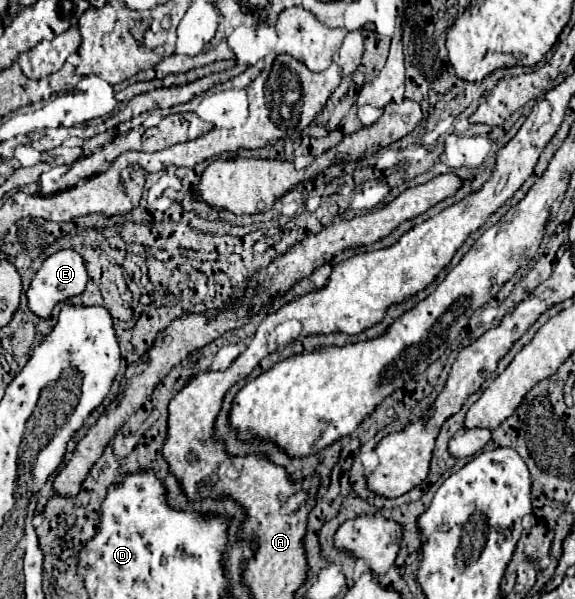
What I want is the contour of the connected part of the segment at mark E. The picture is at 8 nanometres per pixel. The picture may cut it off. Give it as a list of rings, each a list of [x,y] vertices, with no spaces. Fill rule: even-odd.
[[[62,249],[62,251],[56,251],[54,255],[50,255],[42,267],[36,271],[32,283],[30,283],[30,289],[28,289],[28,309],[32,313],[36,313],[38,317],[50,317],[52,309],[56,303],[60,301],[66,301],[68,297],[74,297],[74,295],[80,295],[86,287],[86,281],[88,281],[88,271],[86,271],[86,261],[80,253],[76,253],[74,249]]]

